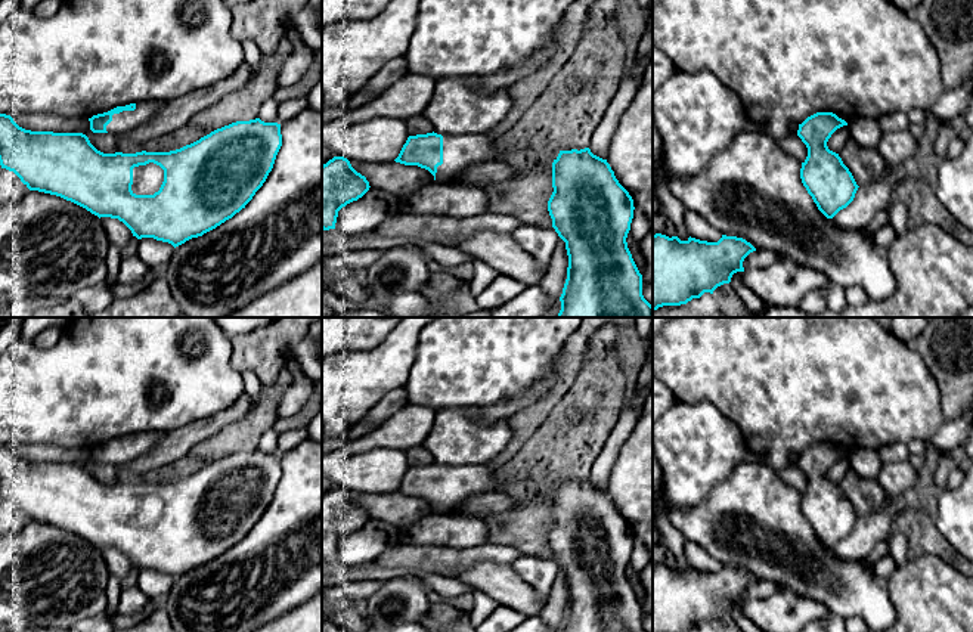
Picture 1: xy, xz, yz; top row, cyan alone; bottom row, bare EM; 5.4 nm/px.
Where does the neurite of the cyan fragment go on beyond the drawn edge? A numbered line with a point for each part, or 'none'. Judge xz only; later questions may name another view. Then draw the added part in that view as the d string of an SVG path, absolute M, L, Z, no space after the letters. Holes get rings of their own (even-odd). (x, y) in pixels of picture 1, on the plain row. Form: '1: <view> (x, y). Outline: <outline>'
1: xz (459, 483). Outline: M486 465L443 467L443 495L437 498L436 512L449 512L474 495L493 492L498 473Z

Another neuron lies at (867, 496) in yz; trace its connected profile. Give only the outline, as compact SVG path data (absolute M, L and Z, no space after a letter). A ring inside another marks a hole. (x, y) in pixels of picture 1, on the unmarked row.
M852 468L839 483L858 517L870 515L886 505L887 495L877 480L862 478Z

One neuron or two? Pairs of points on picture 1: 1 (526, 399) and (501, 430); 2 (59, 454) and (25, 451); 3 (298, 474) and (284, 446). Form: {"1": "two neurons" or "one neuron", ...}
{"1": "two neurons", "2": "one neuron", "3": "two neurons"}

